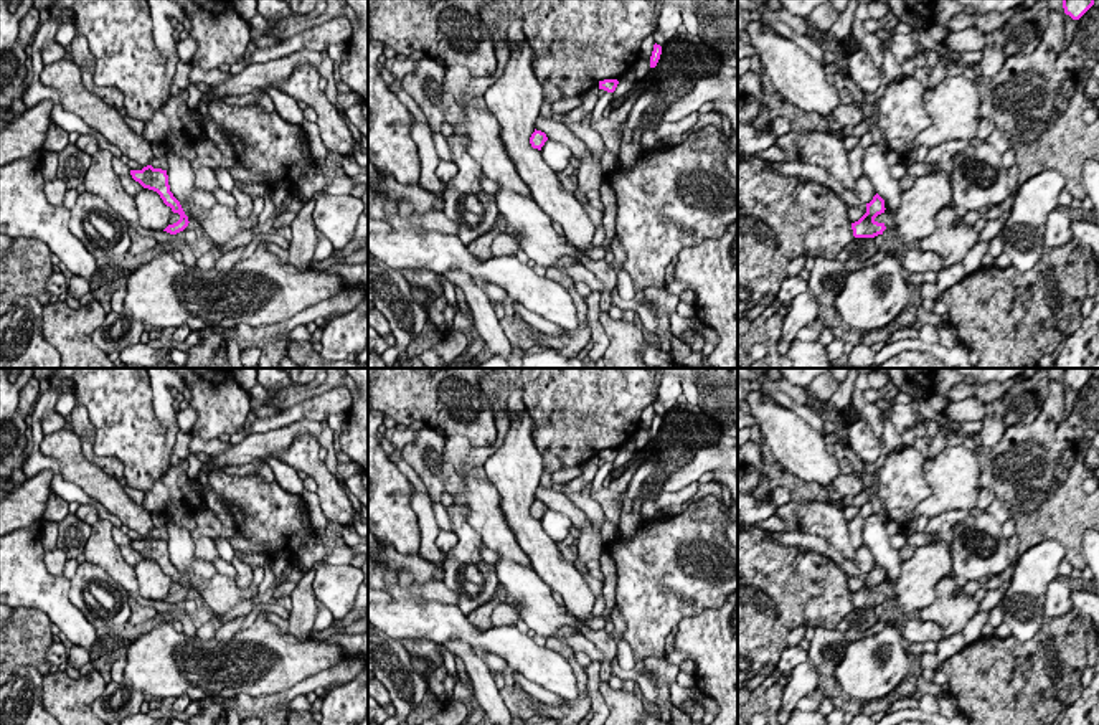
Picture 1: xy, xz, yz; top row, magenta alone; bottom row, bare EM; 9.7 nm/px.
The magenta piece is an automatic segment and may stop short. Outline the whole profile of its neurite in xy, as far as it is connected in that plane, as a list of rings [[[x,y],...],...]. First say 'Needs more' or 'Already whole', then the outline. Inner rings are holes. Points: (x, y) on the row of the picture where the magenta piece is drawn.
Already whole. [[[147,165],[142,170],[130,170],[130,175],[144,188],[157,192],[163,200],[163,203],[170,206],[173,213],[180,215],[180,220],[173,225],[168,225],[163,231],[170,235],[177,235],[188,226],[190,223],[188,216],[185,215],[180,201],[170,192],[167,170],[153,168],[152,165]]]

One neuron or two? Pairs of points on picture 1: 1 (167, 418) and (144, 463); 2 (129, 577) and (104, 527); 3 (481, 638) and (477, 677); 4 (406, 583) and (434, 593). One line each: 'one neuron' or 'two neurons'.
1: two neurons
2: one neuron
3: two neurons
4: one neuron

